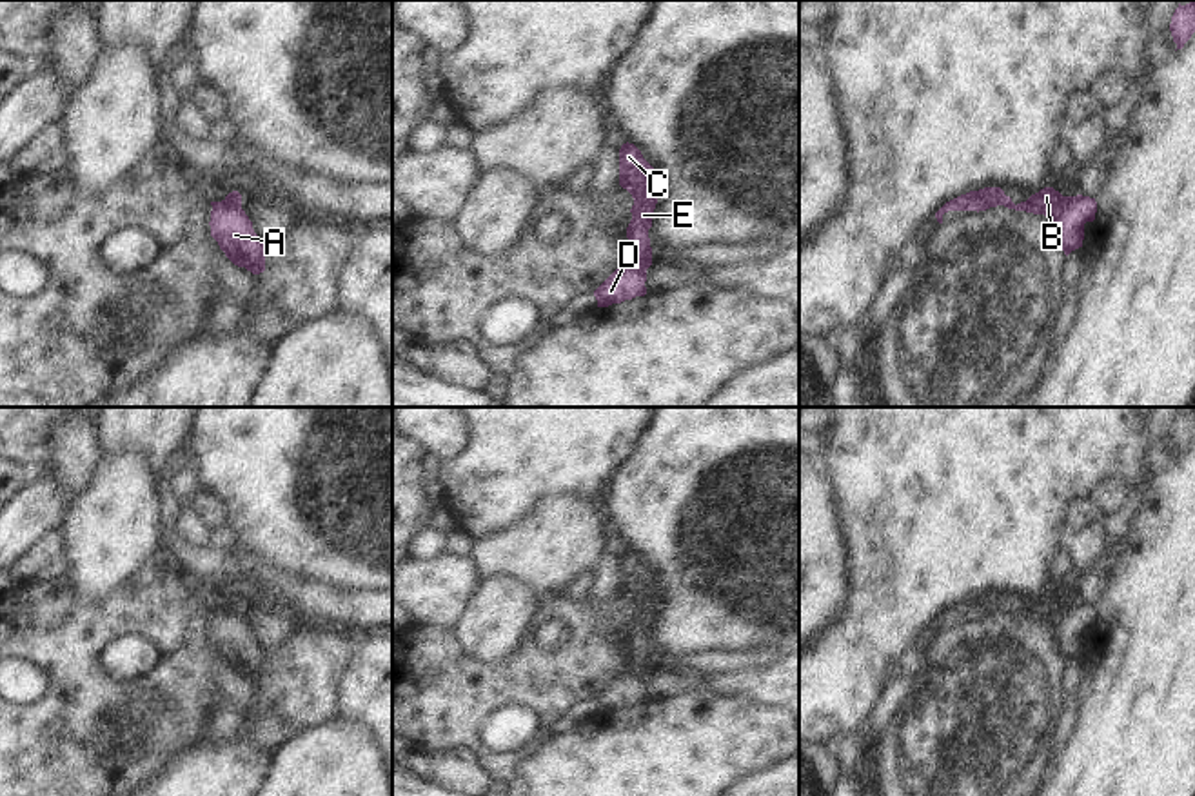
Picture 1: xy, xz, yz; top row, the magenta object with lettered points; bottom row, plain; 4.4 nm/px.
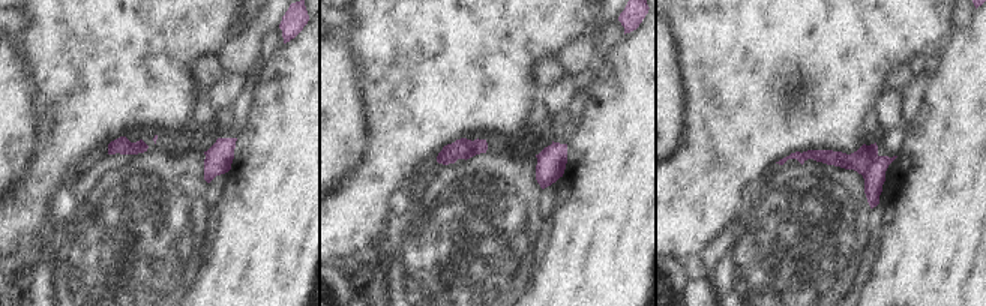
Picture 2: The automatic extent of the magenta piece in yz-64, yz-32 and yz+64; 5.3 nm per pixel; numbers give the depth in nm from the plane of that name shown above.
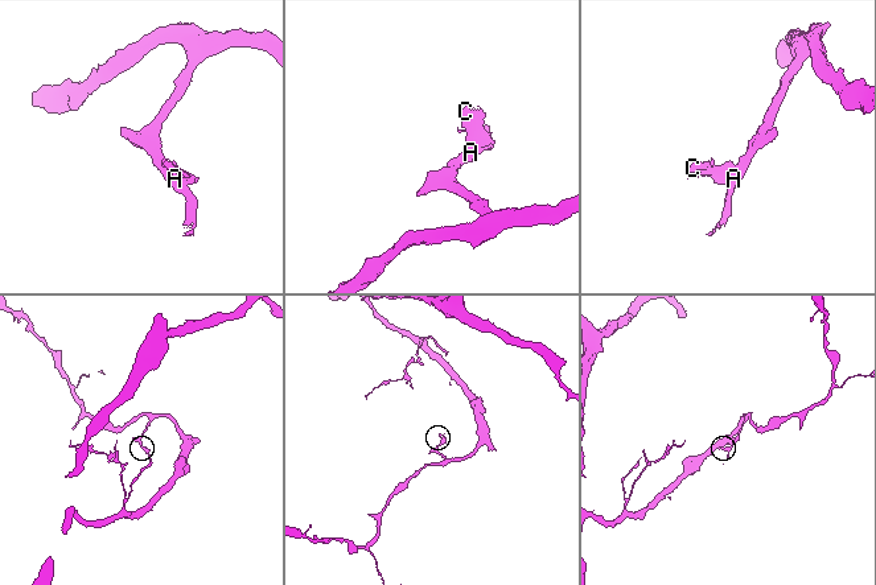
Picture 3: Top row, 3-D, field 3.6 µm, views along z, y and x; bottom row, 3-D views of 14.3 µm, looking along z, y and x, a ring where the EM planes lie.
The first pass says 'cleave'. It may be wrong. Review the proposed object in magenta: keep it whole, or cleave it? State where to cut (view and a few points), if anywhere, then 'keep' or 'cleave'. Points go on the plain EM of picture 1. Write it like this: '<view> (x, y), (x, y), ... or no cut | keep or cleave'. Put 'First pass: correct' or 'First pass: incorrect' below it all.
yz (1070, 604), (1066, 618), (1056, 629) | cleave
First pass: correct

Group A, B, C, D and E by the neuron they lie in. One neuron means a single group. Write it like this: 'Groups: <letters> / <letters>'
Groups: A D / B C E

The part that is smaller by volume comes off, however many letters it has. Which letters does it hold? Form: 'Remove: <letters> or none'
Remove: B, C, E

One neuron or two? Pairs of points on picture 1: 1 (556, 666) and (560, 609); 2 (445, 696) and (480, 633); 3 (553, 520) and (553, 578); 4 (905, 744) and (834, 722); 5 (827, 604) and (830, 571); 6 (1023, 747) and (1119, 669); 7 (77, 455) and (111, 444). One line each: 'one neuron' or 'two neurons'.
1: one neuron
2: two neurons
3: one neuron
4: two neurons
5: one neuron
6: two neurons
7: two neurons

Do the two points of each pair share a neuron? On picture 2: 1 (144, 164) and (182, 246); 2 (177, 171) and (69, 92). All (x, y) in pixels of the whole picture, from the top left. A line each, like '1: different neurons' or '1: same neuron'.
1: same neuron
2: different neurons

